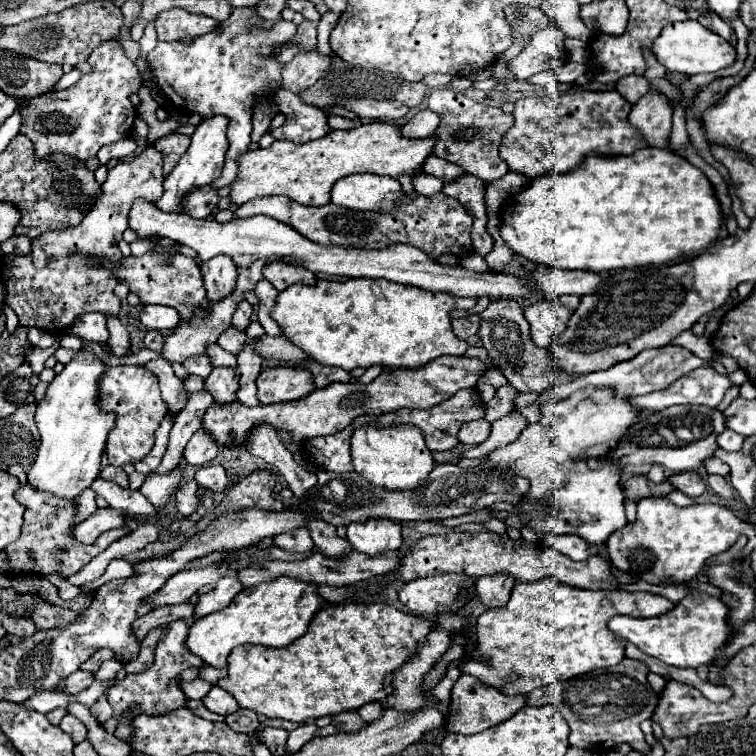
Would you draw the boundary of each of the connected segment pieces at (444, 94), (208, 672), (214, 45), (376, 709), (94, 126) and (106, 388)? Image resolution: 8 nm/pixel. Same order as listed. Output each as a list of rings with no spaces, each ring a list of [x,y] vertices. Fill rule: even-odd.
[[[451,88],[433,90],[429,94],[427,102],[429,102],[429,110],[439,114],[439,118],[441,118],[439,128],[435,130],[435,138],[437,138],[435,155],[447,162],[461,166],[465,172],[469,172],[485,182],[493,182],[509,172],[507,162],[501,160],[499,156],[499,144],[501,144],[501,136],[513,126],[513,114],[505,114],[501,108],[477,104],[471,98],[463,96],[461,92],[451,90]],[[463,128],[475,128],[477,134],[471,136],[469,140],[461,140],[457,136],[457,132]]]
[[[203,666],[203,670],[201,670],[201,678],[205,678],[209,684],[217,684],[217,680],[223,676],[227,676],[227,670],[211,668],[211,666]]]
[[[233,8],[221,30],[203,34],[189,46],[181,42],[159,42],[147,54],[157,88],[177,110],[197,112],[203,118],[211,118],[215,114],[229,118],[226,132],[229,148],[225,164],[221,176],[210,184],[210,187],[217,190],[228,186],[237,177],[237,156],[246,152],[251,142],[252,104],[257,96],[261,96],[261,90],[267,93],[269,84],[279,82],[283,64],[279,64],[275,58],[277,46],[289,42],[297,30],[295,24],[285,20],[277,20],[271,30],[253,26],[257,22],[261,22],[261,18],[255,8]]]
[[[369,702],[369,704],[359,708],[359,714],[365,722],[373,722],[375,718],[381,718],[381,712],[383,712],[383,708],[379,702]]]
[[[107,40],[95,48],[87,60],[93,68],[91,74],[83,74],[81,80],[65,90],[47,92],[19,102],[23,118],[21,134],[25,134],[35,148],[35,160],[43,160],[51,154],[67,154],[85,162],[95,156],[103,146],[131,136],[137,110],[129,100],[129,94],[141,86],[137,66],[125,56],[117,40]]]
[[[145,366],[107,368],[107,372],[99,378],[99,406],[117,416],[115,428],[107,436],[105,454],[109,464],[127,466],[145,458],[155,444],[155,430],[159,428],[159,422],[167,414],[167,404],[161,398],[157,376]]]

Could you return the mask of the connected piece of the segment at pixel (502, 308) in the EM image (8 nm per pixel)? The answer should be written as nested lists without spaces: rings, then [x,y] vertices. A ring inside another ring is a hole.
[[[491,300],[489,306],[479,316],[481,316],[481,326],[477,334],[483,340],[489,360],[495,364],[497,370],[501,370],[501,374],[509,380],[509,384],[519,392],[543,394],[553,384],[571,382],[577,378],[573,374],[555,370],[553,356],[547,350],[533,344],[529,336],[529,322],[523,316],[523,308],[515,300]]]

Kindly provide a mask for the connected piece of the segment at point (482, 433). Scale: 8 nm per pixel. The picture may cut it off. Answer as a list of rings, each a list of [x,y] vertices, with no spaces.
[[[483,418],[465,422],[461,426],[461,430],[459,430],[459,442],[465,444],[465,446],[477,446],[477,444],[487,440],[489,428],[491,428],[491,424],[487,420],[483,420]]]

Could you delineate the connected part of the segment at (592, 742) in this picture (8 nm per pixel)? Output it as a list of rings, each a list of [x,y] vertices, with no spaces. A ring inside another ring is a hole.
[[[623,658],[617,666],[599,668],[595,672],[575,676],[573,680],[567,680],[563,684],[557,682],[551,686],[537,688],[527,694],[527,704],[553,704],[569,722],[569,744],[575,748],[607,754],[617,744],[629,744],[633,750],[647,752],[649,744],[645,742],[639,724],[651,718],[651,712],[659,702],[657,694],[647,682],[647,674],[649,668],[641,660]]]

